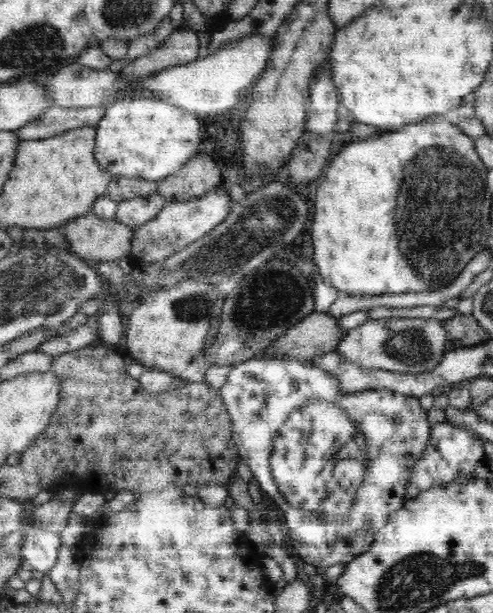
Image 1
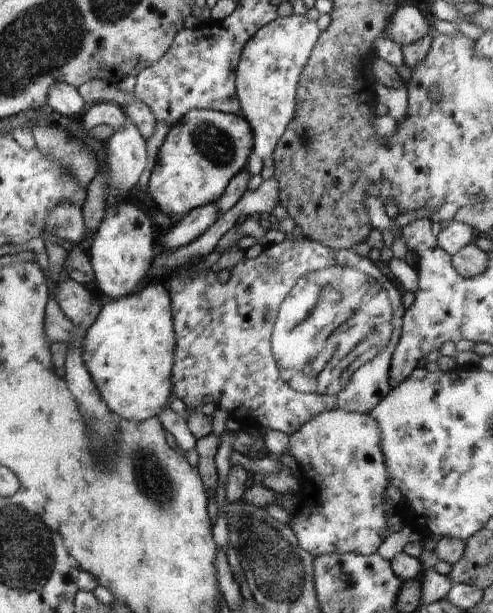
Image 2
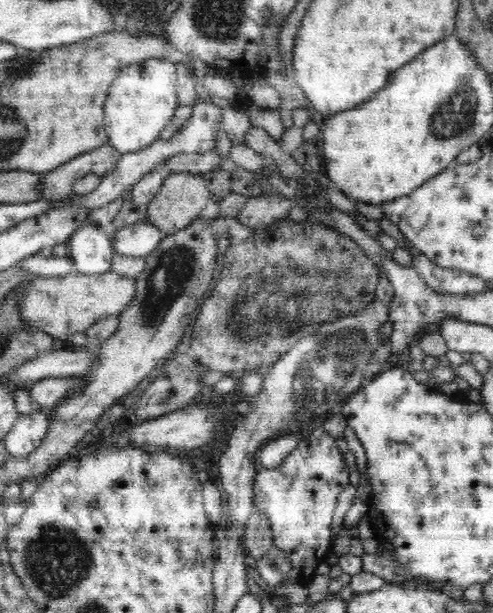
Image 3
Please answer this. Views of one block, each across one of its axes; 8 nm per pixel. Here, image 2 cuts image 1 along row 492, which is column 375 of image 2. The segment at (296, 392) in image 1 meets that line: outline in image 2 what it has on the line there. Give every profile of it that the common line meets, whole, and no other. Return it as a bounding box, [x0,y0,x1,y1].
[166,237,405,434]

